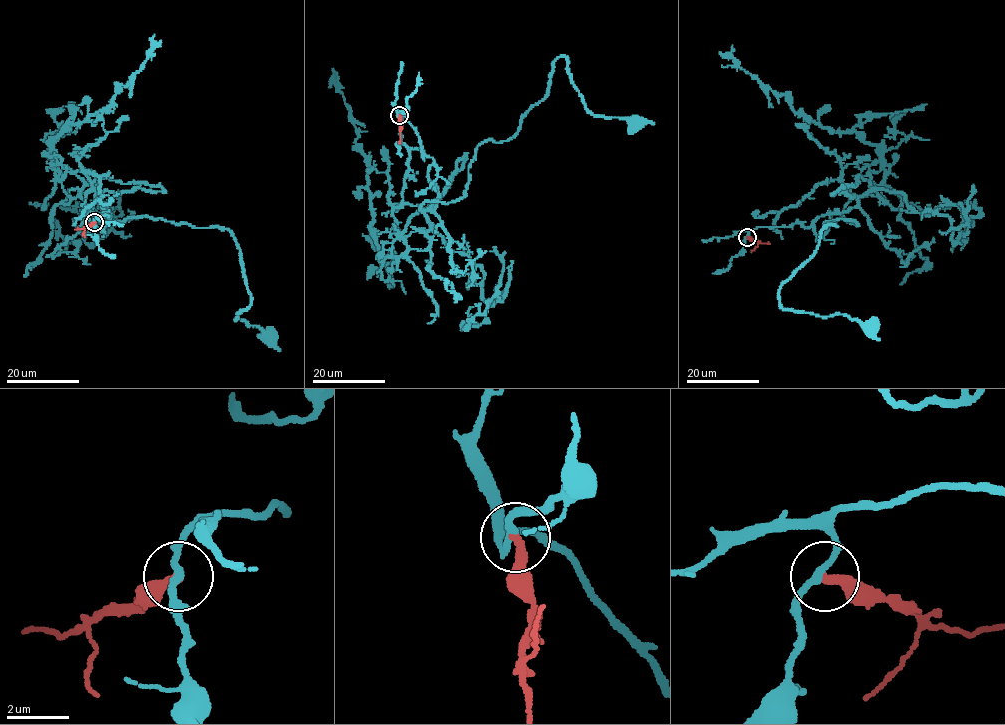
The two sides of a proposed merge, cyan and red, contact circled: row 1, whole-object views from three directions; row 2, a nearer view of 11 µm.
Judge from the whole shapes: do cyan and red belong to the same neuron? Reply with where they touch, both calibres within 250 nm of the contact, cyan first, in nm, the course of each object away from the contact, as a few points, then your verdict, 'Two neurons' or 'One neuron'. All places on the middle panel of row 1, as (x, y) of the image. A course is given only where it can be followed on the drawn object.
Place: (399, 115). Thickness 200 nm (cyan) against 320 nm. Course of cyan: (399, 115), (433, 159), (430, 211), (464, 196), (476, 147), (516, 133), (562, 55), (592, 113), (633, 123). Course of red: (399, 115), (399, 143). Two neurons

